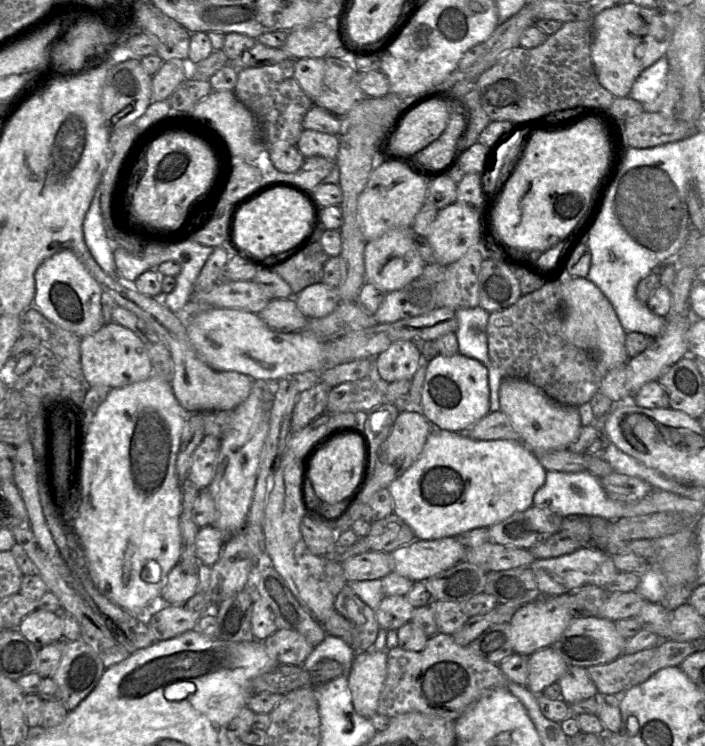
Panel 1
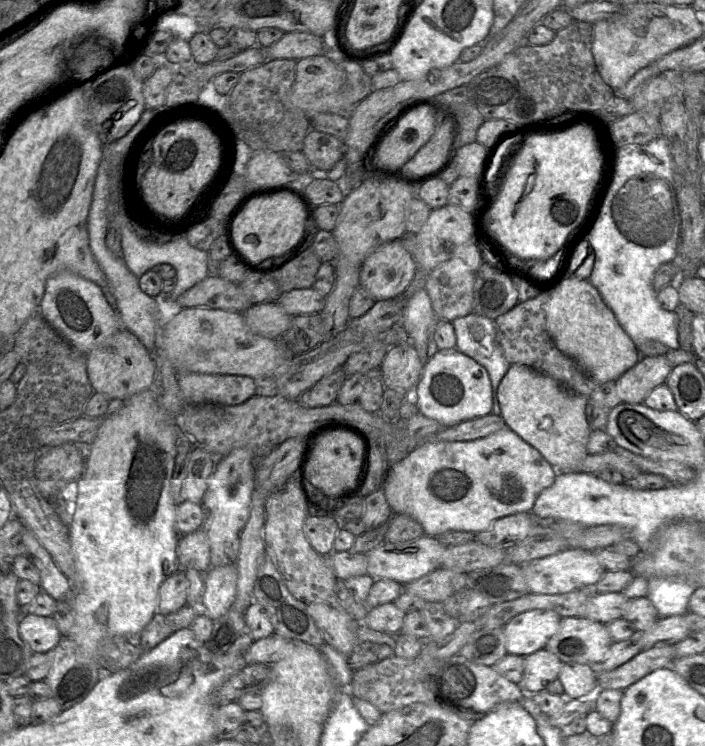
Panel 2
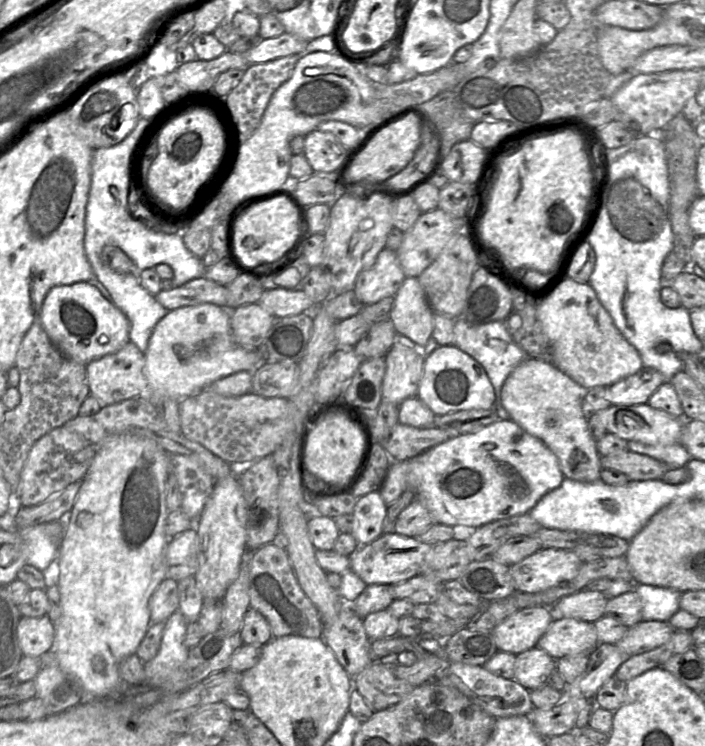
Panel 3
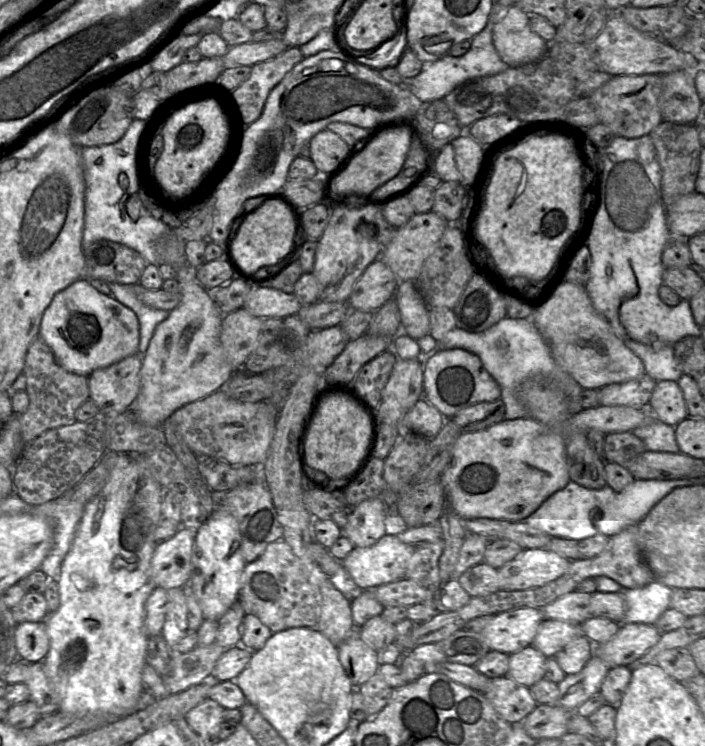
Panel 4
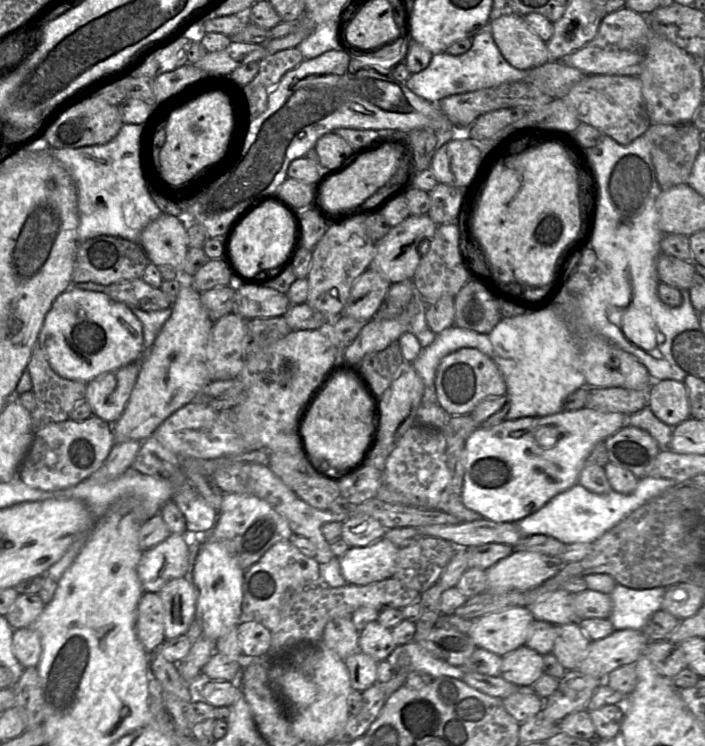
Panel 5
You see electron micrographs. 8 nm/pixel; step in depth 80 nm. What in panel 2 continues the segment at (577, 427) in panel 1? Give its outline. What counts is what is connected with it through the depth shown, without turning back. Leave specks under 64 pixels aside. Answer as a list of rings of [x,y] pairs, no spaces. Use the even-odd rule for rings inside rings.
[[[513,364],[498,387],[502,417],[508,428],[537,449],[559,473],[578,473],[588,456],[591,426],[585,416],[588,397],[568,391],[532,368]]]

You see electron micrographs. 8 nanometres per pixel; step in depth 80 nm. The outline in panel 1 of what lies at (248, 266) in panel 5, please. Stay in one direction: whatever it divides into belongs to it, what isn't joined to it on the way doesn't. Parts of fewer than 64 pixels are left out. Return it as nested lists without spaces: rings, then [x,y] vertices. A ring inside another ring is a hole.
[[[274,188],[239,210],[234,224],[234,239],[256,260],[264,260],[298,243],[308,231],[311,216],[311,206],[303,195],[288,188]]]

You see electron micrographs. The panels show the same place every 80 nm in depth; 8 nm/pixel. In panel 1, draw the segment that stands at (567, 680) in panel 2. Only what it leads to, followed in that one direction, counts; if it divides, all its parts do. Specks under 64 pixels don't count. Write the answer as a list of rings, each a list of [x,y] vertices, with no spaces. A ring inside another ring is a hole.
[[[571,665],[557,681],[562,690],[562,699],[569,705],[597,696],[598,689],[586,667]]]

